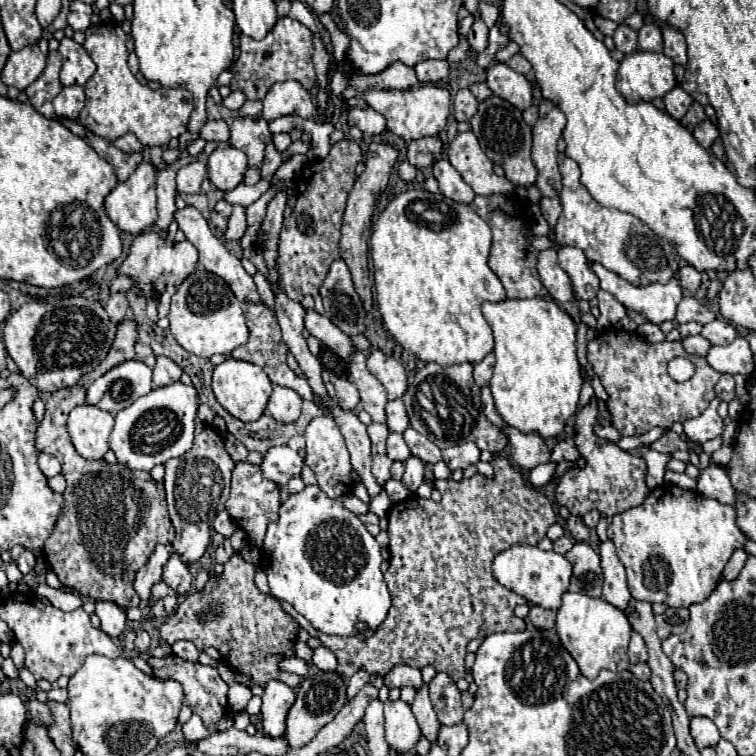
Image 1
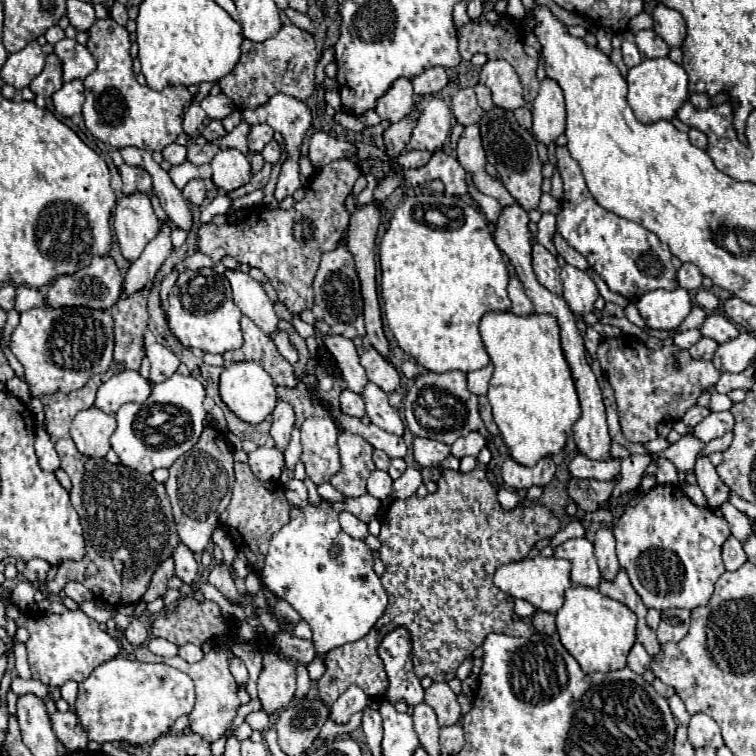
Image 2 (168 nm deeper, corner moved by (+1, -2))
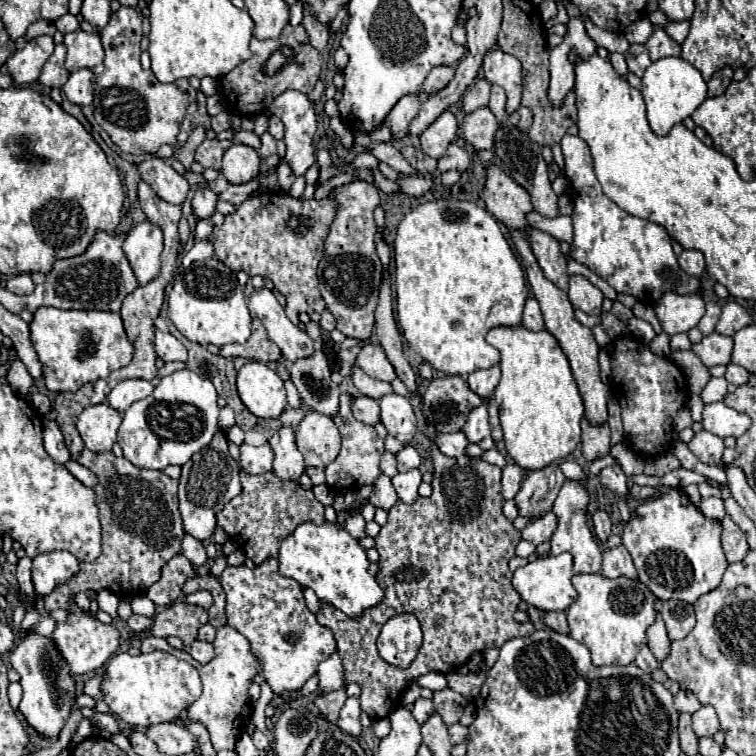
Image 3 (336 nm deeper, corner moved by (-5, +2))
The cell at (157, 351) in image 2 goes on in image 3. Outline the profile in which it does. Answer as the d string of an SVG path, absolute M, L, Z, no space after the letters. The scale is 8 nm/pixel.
M155 331L155 351L163 361L187 361L187 349L171 333Z

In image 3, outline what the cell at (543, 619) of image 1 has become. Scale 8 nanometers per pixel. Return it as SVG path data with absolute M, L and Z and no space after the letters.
M549 611L549 613L545 613L543 621L545 621L547 627L551 627L551 629L557 631L557 633L569 633L565 611Z

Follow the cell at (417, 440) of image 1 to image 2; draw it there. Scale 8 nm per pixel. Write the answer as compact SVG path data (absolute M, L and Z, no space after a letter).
M413 439L413 455L421 467L437 467L445 457L449 457L449 445L433 439Z

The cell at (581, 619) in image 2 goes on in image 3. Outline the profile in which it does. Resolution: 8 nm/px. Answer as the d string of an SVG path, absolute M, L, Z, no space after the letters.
M599 573L575 575L573 585L575 585L579 597L567 609L567 619L569 619L569 629L571 629L569 635L591 651L591 659L595 665L629 665L629 663L633 663L637 653L641 651L641 647L647 643L647 637L645 637L647 627L655 621L655 595L639 579L629 579L629 577L609 579Z

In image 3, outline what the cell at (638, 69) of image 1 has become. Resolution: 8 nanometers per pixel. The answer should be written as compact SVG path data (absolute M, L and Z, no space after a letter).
M665 57L653 61L643 73L641 95L647 105L647 119L655 135L663 137L671 131L673 125L685 121L705 99L707 99L707 83L701 73L681 57Z

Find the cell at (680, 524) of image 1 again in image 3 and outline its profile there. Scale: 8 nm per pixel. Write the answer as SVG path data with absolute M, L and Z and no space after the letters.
M665 489L659 497L651 497L639 505L635 511L637 517L633 517L623 531L623 545L629 549L631 559L637 567L639 581L647 583L647 587L653 591L653 595L661 601L667 599L679 599L685 603L695 603L701 595L707 591L713 591L723 577L723 571L727 569L727 559L721 547L721 523L715 519L707 519L683 491L677 489Z

